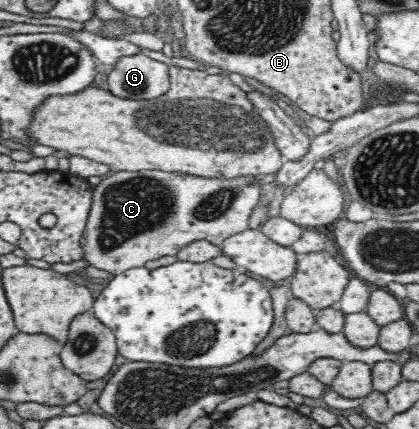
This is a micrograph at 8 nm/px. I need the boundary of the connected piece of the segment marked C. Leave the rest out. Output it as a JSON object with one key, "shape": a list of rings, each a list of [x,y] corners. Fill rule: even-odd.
{"shape":[[[156,170],[116,172],[115,175],[101,179],[100,184],[93,189],[93,202],[81,237],[84,259],[92,267],[118,275],[130,267],[142,267],[146,261],[164,255],[177,255],[180,249],[198,239],[207,239],[222,247],[225,239],[249,228],[250,215],[258,205],[260,187],[258,178],[254,176],[228,180]]]}

